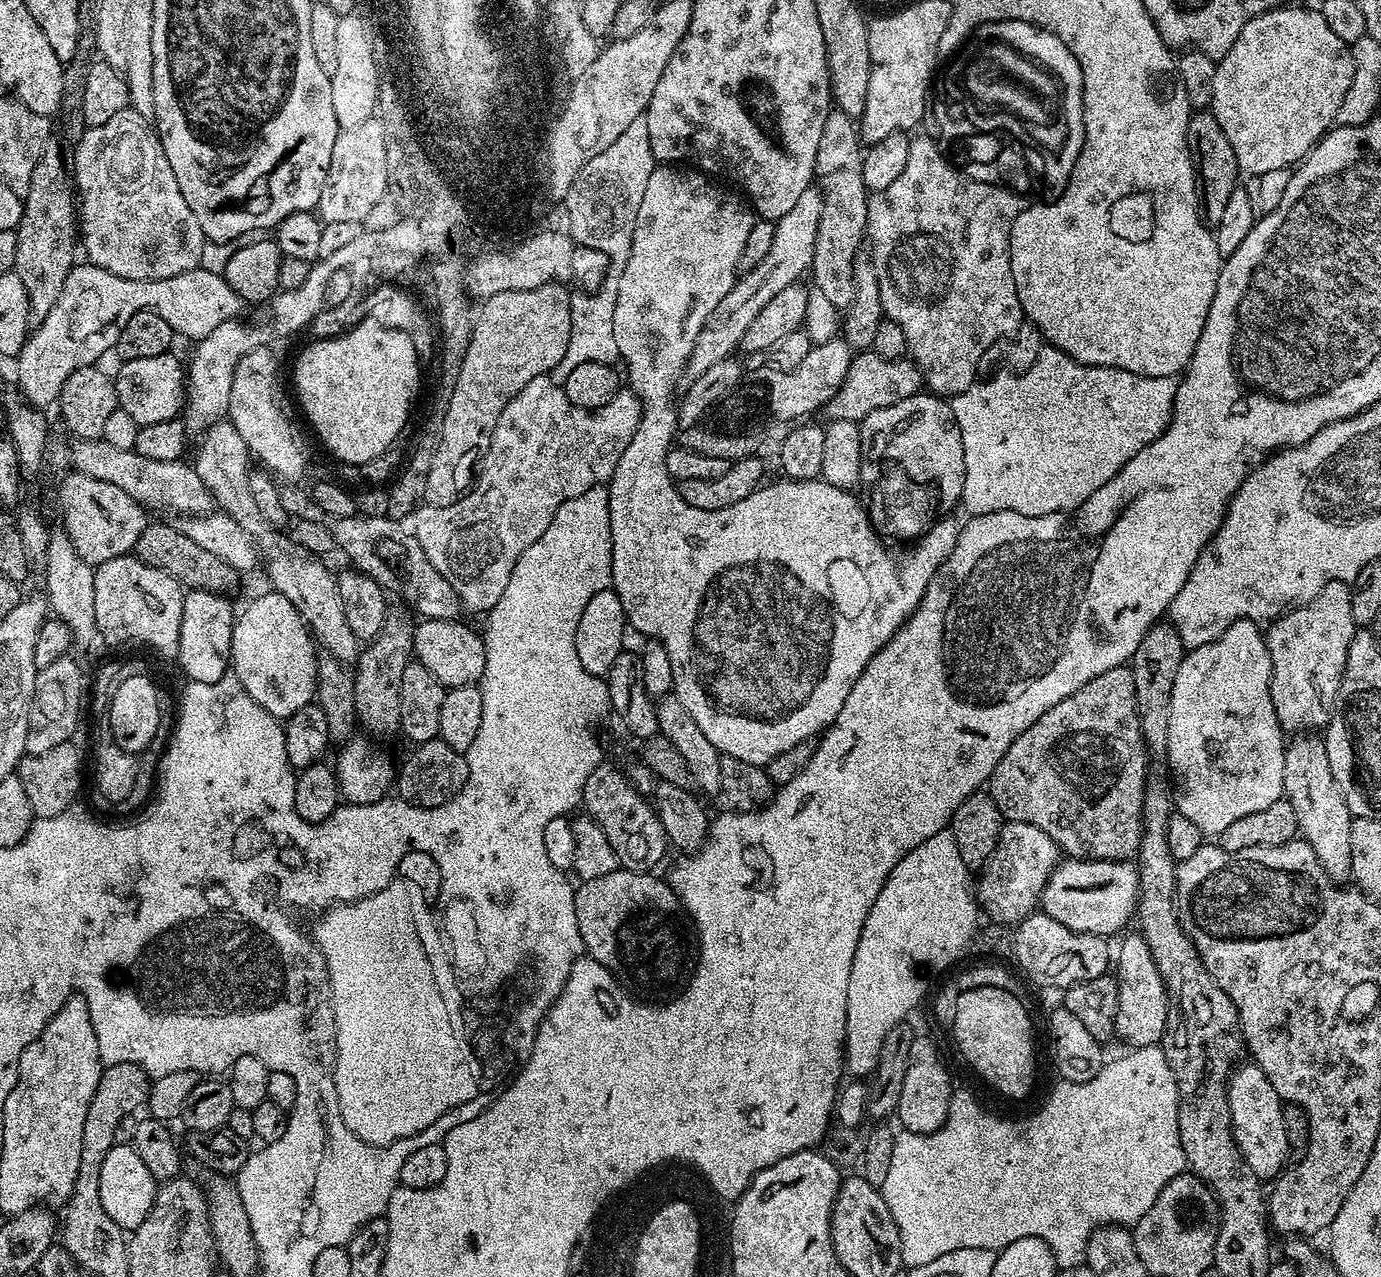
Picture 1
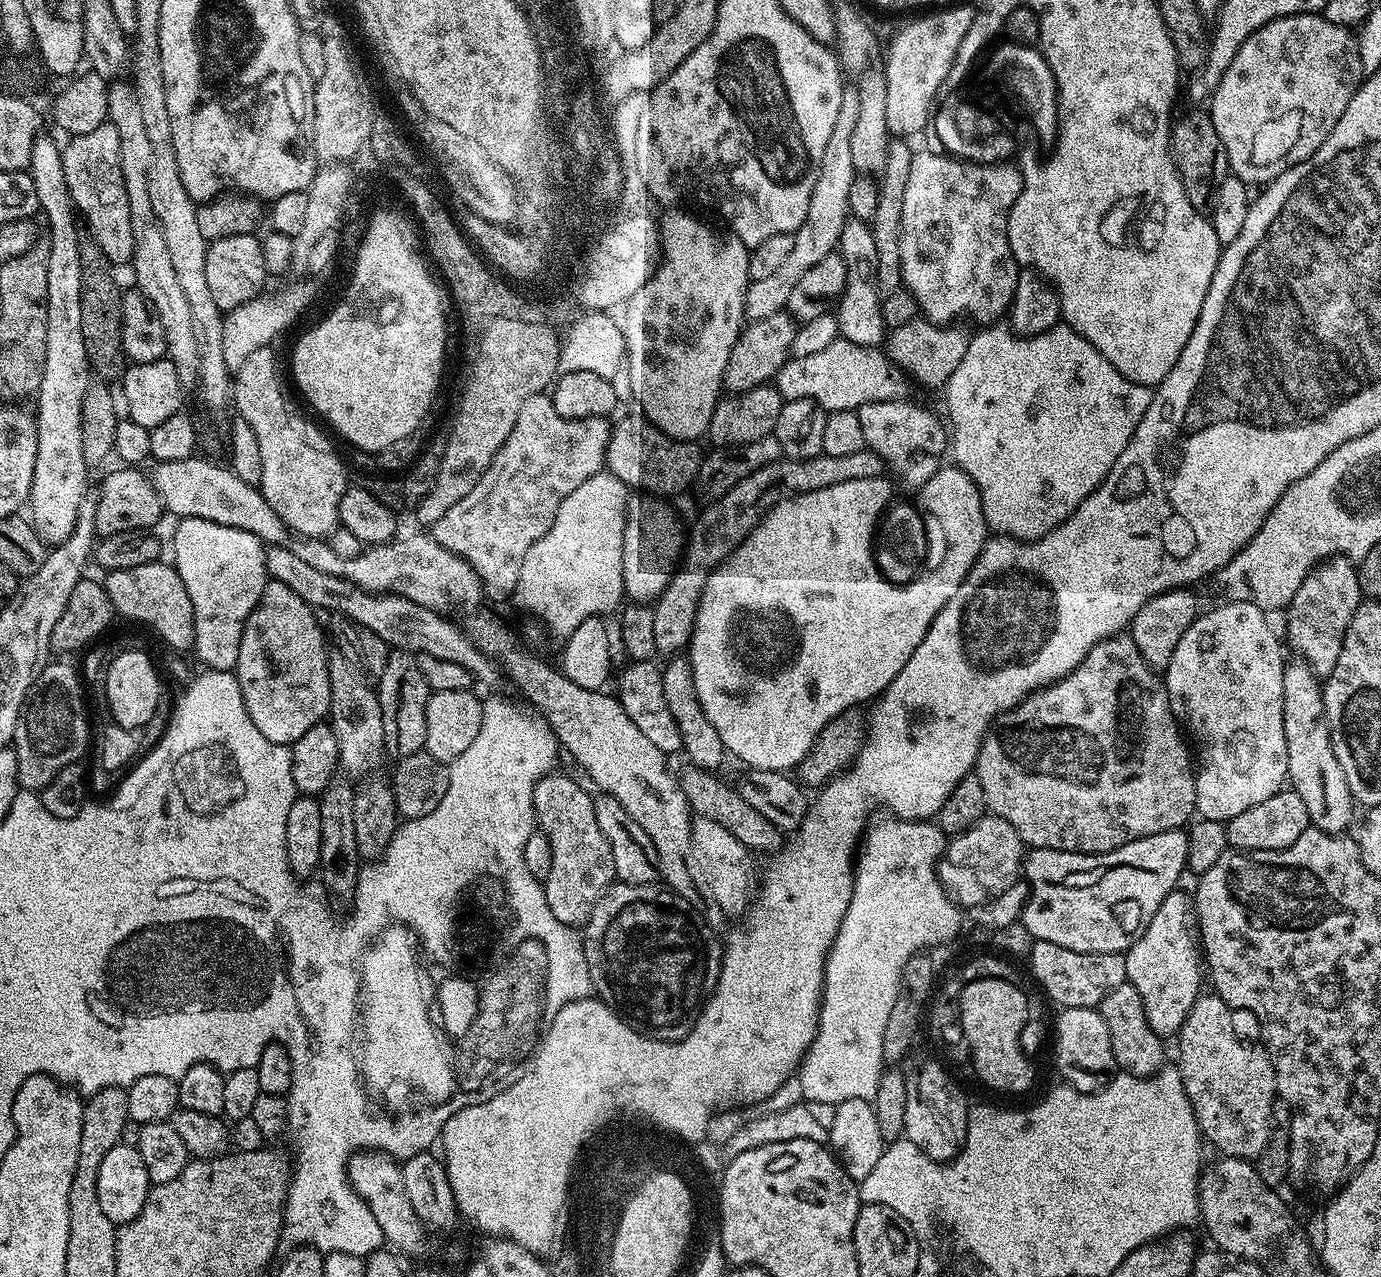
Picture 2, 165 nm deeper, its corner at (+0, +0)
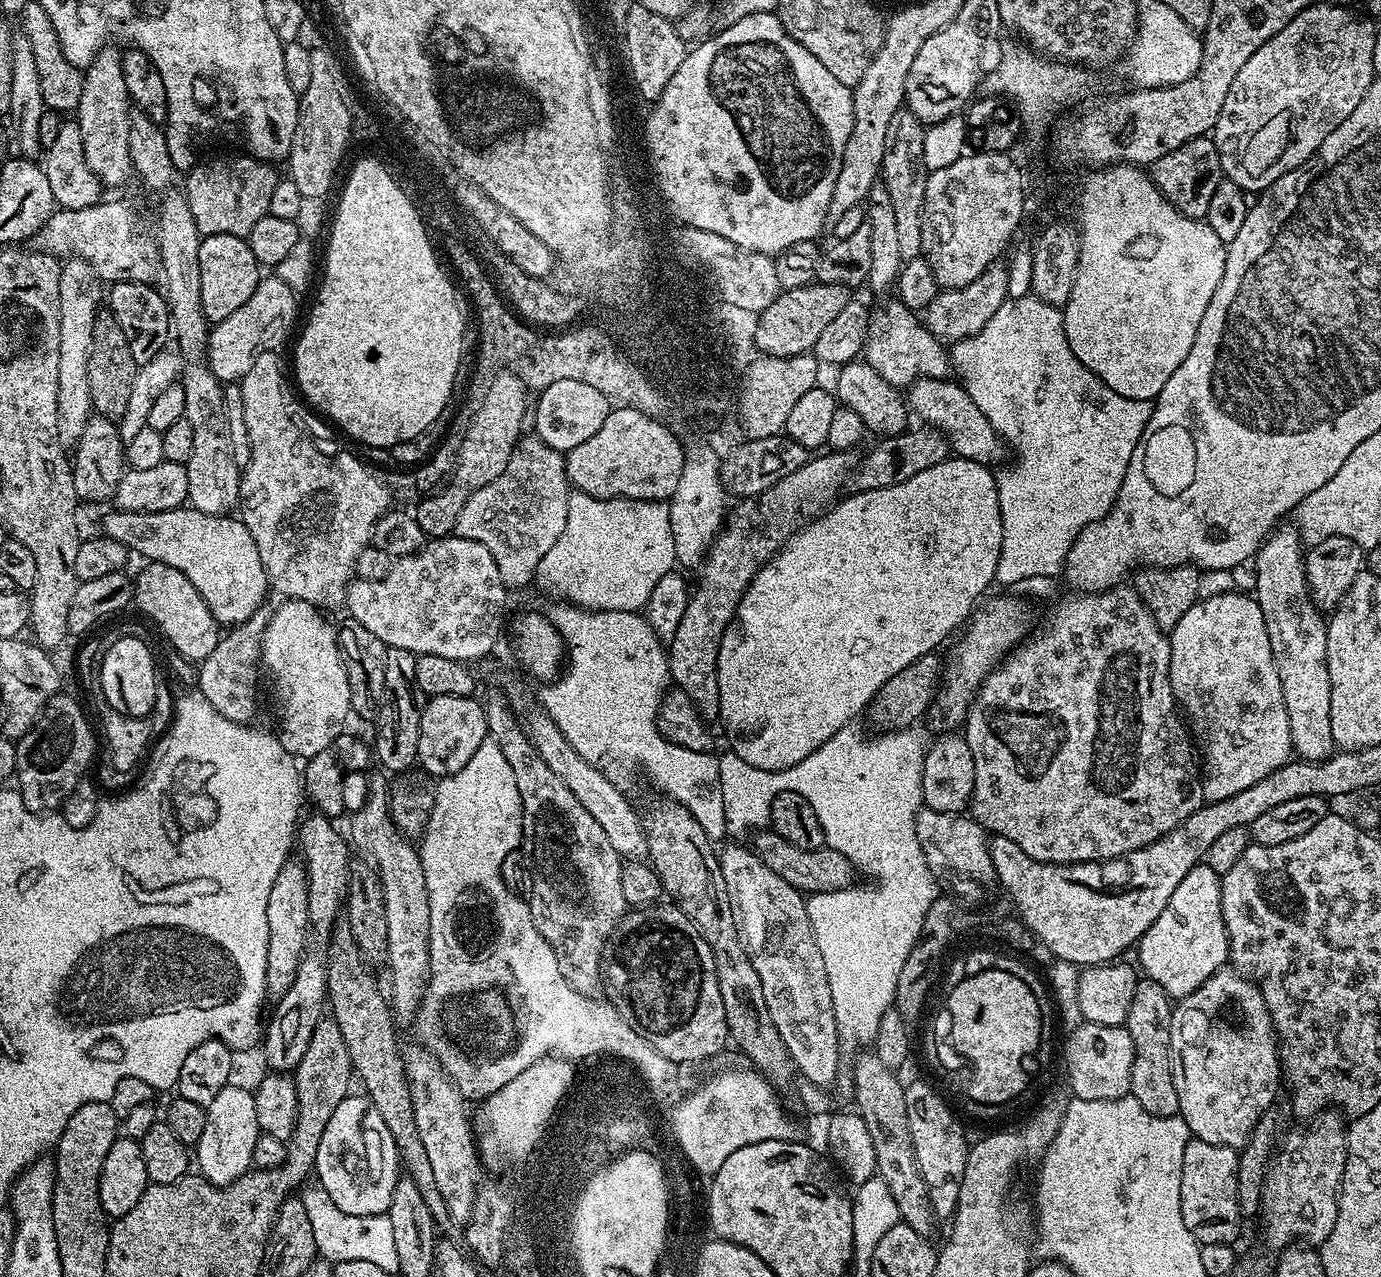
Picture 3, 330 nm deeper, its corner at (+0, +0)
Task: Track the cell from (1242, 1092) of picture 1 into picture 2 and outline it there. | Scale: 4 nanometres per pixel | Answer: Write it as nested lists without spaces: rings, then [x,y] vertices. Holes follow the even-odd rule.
[[[1202,994],[1199,996],[1194,1002],[1194,1006],[1186,1018],[1186,1022],[1180,1027],[1178,1033],[1178,1041],[1180,1040],[1180,1061],[1178,1061],[1178,1067],[1180,1070],[1180,1077],[1184,1083],[1184,1089],[1188,1095],[1188,1101],[1194,1110],[1196,1125],[1200,1127],[1201,1137],[1203,1137],[1207,1143],[1209,1140],[1209,1142],[1217,1148],[1217,1153],[1225,1156],[1237,1156],[1243,1160],[1252,1160],[1262,1154],[1262,1150],[1270,1138],[1270,1130],[1272,1129],[1272,1106],[1277,1103],[1278,1100],[1276,1095],[1276,1075],[1274,1074],[1274,1066],[1270,1062],[1267,1052],[1264,1051],[1259,1043],[1243,1044],[1243,1042],[1240,1041],[1240,1036],[1236,1033],[1236,1024],[1232,1021],[1232,1016],[1234,1016],[1233,1009],[1229,1008],[1227,1002],[1225,1002],[1221,996],[1215,994],[1209,994],[1209,996],[1208,994]]]

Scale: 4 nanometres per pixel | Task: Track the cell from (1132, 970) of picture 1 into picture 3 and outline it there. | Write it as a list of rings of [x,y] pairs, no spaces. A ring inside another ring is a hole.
[[[1207,862],[1195,864],[1178,882],[1166,910],[1154,918],[1154,926],[1138,937],[1143,975],[1158,982],[1173,1001],[1185,1000],[1206,978],[1210,978],[1229,963],[1226,922],[1222,918],[1221,873],[1210,870]]]

